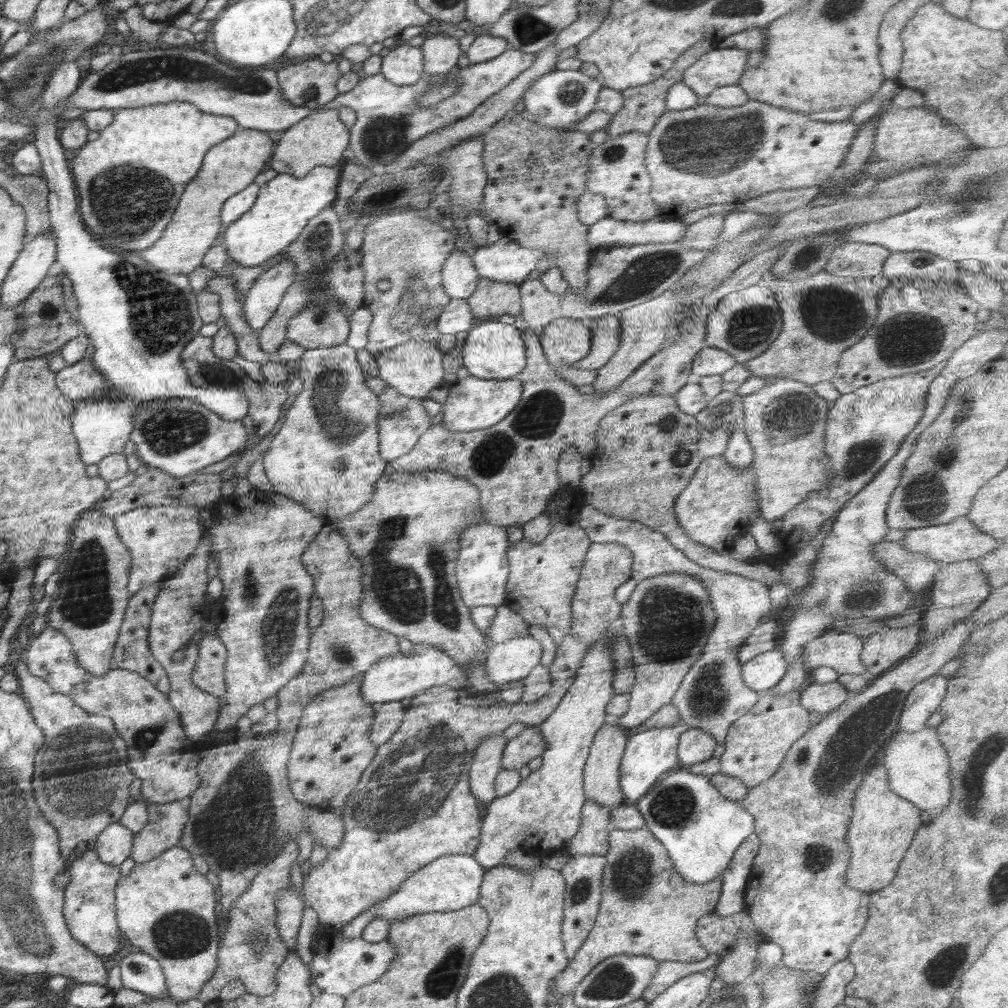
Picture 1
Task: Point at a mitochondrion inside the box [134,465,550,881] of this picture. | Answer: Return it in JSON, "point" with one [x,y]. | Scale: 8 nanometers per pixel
{"point":[408,784]}

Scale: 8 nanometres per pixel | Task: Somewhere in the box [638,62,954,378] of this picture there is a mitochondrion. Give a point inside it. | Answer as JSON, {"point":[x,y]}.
{"point":[712,147]}

